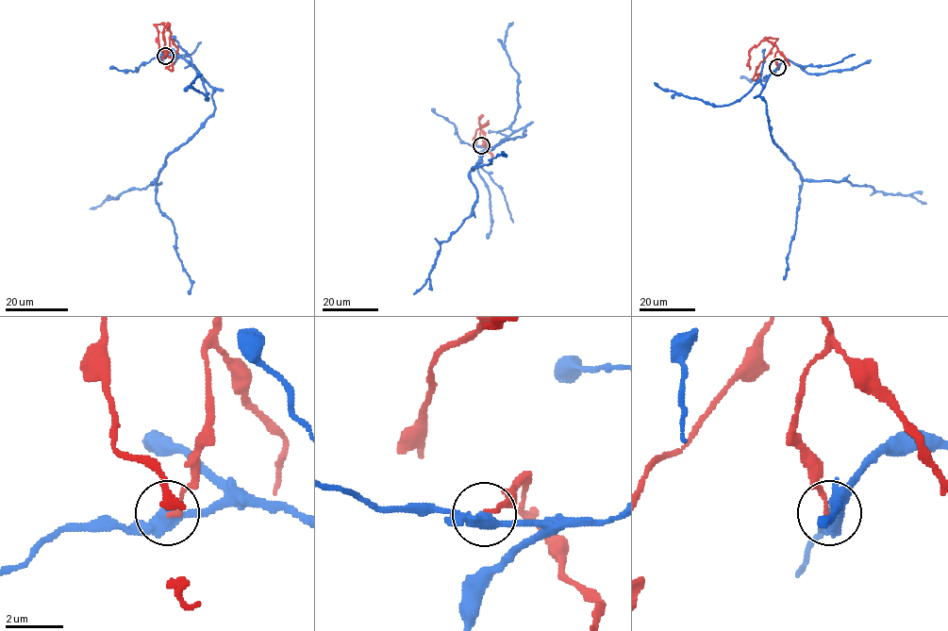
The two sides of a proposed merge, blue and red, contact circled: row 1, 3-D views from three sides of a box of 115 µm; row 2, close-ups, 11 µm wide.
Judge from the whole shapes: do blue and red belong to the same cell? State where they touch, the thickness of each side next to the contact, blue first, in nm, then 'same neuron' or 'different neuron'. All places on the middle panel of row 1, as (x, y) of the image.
place (481, 145); calibres 420 and 130 nm; different neuron

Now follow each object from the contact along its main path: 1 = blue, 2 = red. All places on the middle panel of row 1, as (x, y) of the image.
1: (481, 145), (524, 128), (470, 173), (471, 214), (440, 243), (413, 294)
2: (481, 145), (486, 143), (483, 131), (474, 145), (475, 131), (488, 123)

